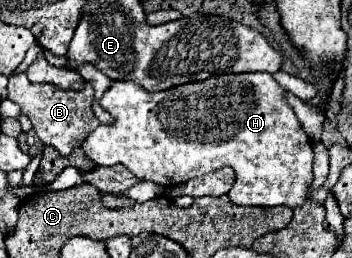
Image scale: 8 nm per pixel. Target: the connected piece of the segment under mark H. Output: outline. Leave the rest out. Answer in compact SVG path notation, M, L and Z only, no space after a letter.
M253 72L253 74L219 74L219 76L211 76L203 82L191 82L191 84L181 84L169 90L161 90L161 92L147 92L141 86L133 84L133 82L113 82L111 90L107 90L103 94L101 106L113 116L113 126L107 124L99 124L81 144L83 152L87 154L87 158L91 158L97 166L115 166L115 164L123 164L131 174L135 174L135 178L139 182L155 182L159 186L177 186L179 182L185 182L189 178L195 176L203 176L209 172L215 172L223 166L231 166L235 170L235 184L229 192L229 200L237 206L289 206L291 210L303 206L305 202L311 204L325 204L325 200L329 198L331 190L325 190L323 186L313 188L313 150L311 150L311 140L309 136L303 132L303 128L297 122L295 112L291 110L291 106L285 102L283 98L285 88L281 88L271 74L267 72Z

